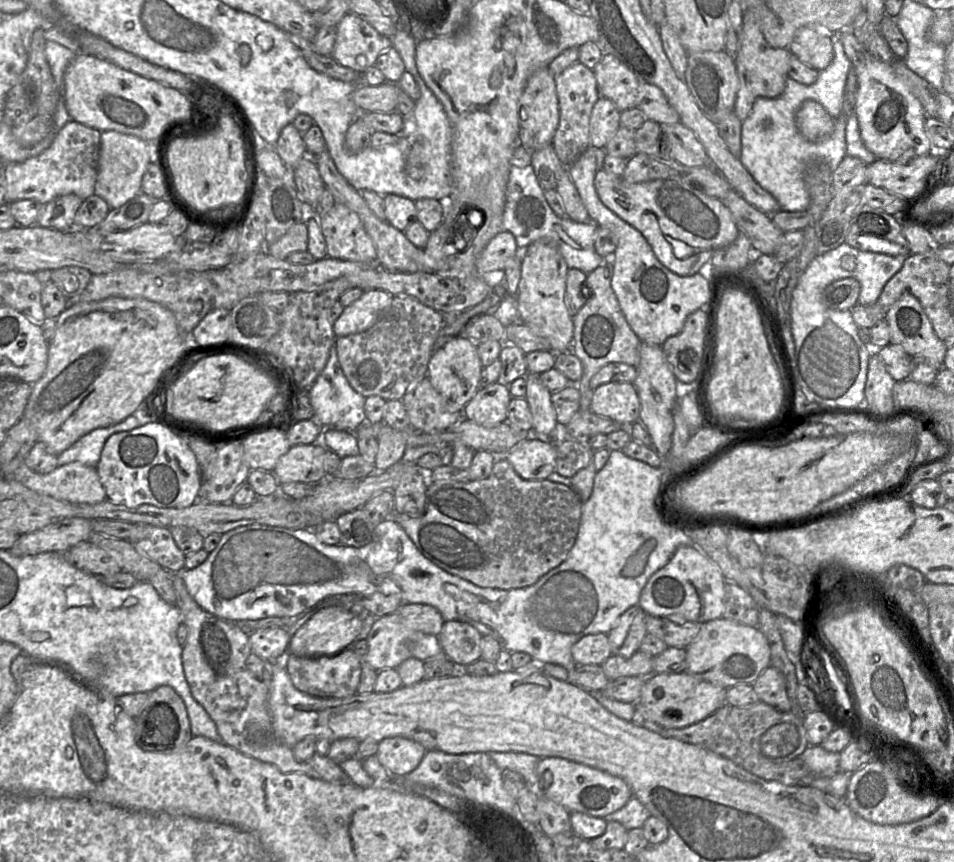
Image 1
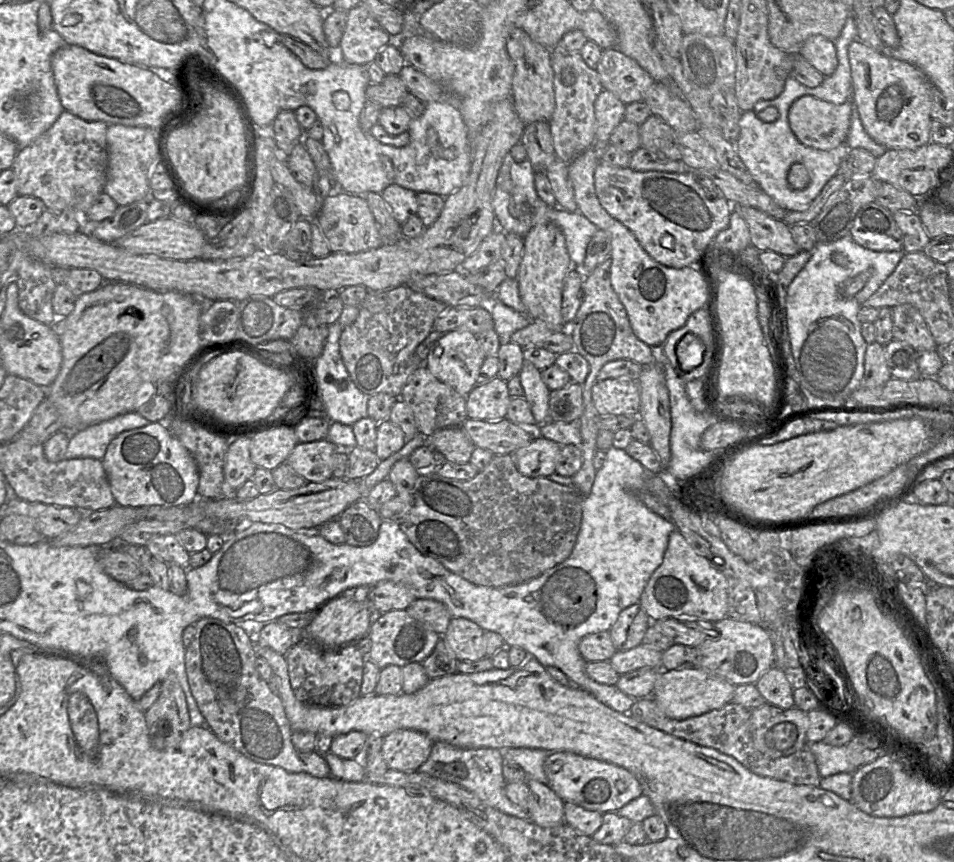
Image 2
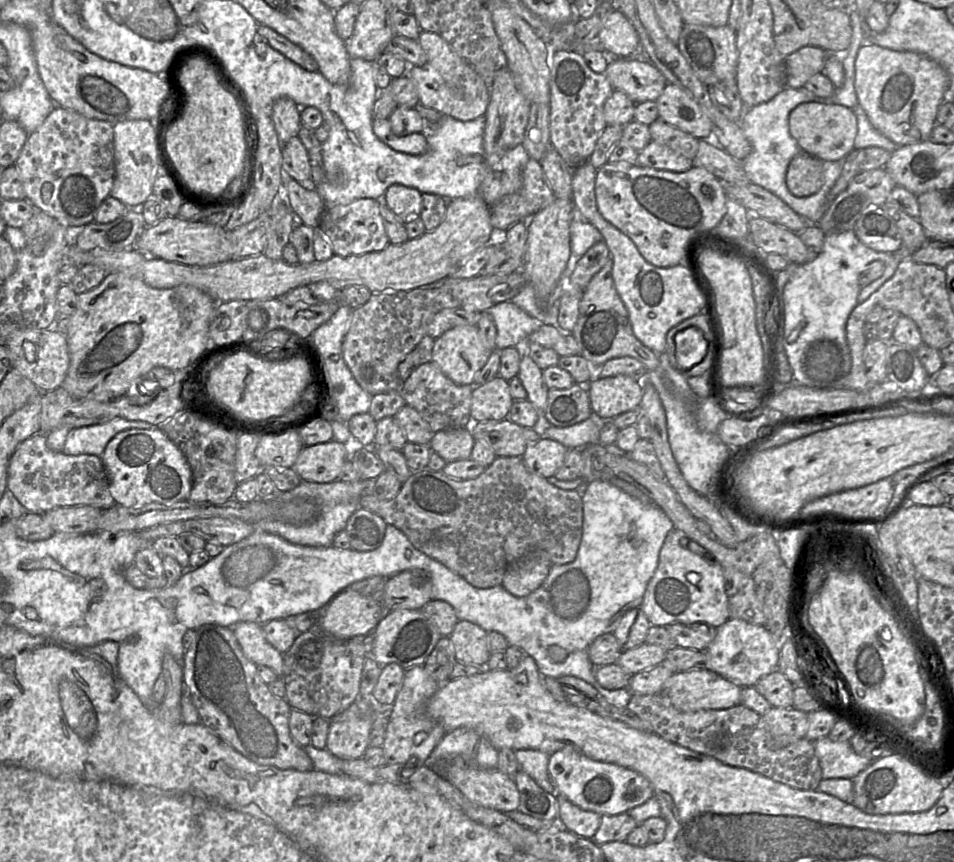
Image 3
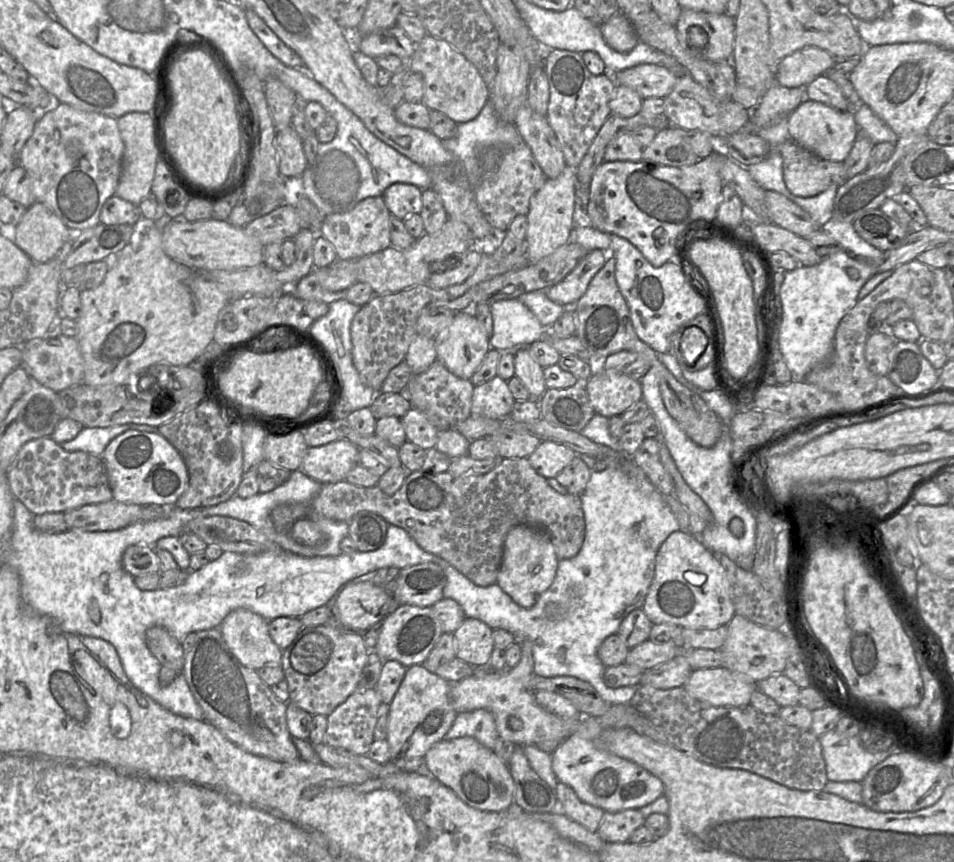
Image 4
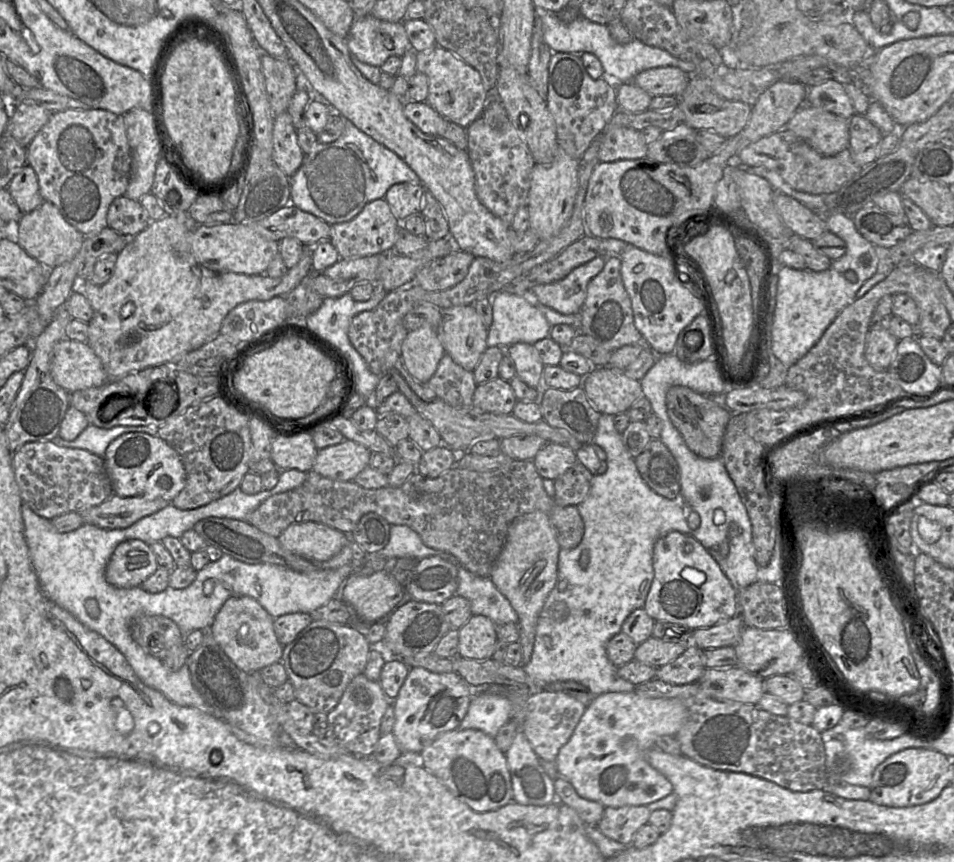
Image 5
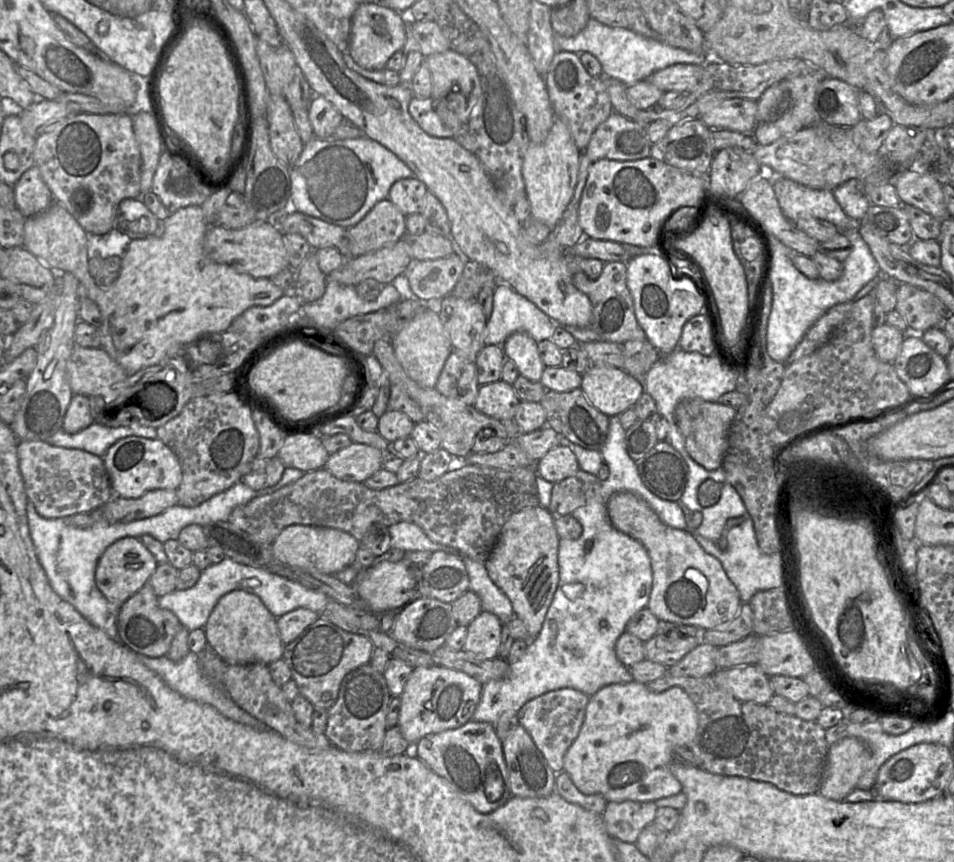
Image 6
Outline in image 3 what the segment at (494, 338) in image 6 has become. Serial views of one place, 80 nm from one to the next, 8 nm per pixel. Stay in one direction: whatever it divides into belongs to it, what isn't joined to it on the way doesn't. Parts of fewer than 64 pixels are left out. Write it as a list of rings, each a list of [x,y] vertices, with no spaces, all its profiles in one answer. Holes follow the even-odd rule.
[[[511,301],[488,311],[496,326],[496,349],[525,346],[528,336],[542,324]]]

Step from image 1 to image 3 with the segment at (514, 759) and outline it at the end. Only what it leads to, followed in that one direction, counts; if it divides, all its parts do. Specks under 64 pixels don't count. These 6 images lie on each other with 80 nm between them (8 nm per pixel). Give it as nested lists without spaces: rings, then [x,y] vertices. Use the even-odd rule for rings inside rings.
[[[518,749],[514,751],[520,769],[533,778],[546,792],[557,797],[560,793],[548,772],[550,755],[533,749]]]

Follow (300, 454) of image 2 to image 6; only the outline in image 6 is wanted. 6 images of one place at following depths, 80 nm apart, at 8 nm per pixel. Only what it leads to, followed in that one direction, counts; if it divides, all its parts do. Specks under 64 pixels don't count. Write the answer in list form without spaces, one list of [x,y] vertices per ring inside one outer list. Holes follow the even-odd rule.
[[[353,442],[330,454],[324,468],[340,480],[363,483],[382,468],[382,456],[375,447]]]

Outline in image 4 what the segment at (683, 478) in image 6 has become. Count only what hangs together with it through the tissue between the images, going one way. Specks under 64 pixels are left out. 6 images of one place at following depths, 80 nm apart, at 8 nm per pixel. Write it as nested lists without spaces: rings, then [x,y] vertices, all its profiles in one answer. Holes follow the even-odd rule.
[[[645,438],[632,459],[662,495],[674,494],[672,478],[661,463],[659,444],[655,438]]]

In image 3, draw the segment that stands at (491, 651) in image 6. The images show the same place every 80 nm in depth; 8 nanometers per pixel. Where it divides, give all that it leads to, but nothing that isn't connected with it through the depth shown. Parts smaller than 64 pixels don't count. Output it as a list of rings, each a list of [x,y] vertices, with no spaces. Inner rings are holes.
[[[459,620],[449,638],[457,661],[486,667],[491,655],[486,630],[470,621]]]

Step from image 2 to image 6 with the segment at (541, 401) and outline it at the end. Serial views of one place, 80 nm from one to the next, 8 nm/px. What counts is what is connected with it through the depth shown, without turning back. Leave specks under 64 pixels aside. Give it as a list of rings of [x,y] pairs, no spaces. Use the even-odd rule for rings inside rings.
[[[515,332],[503,343],[506,358],[514,361],[521,376],[540,382],[544,368],[538,351],[538,343],[525,332]]]

